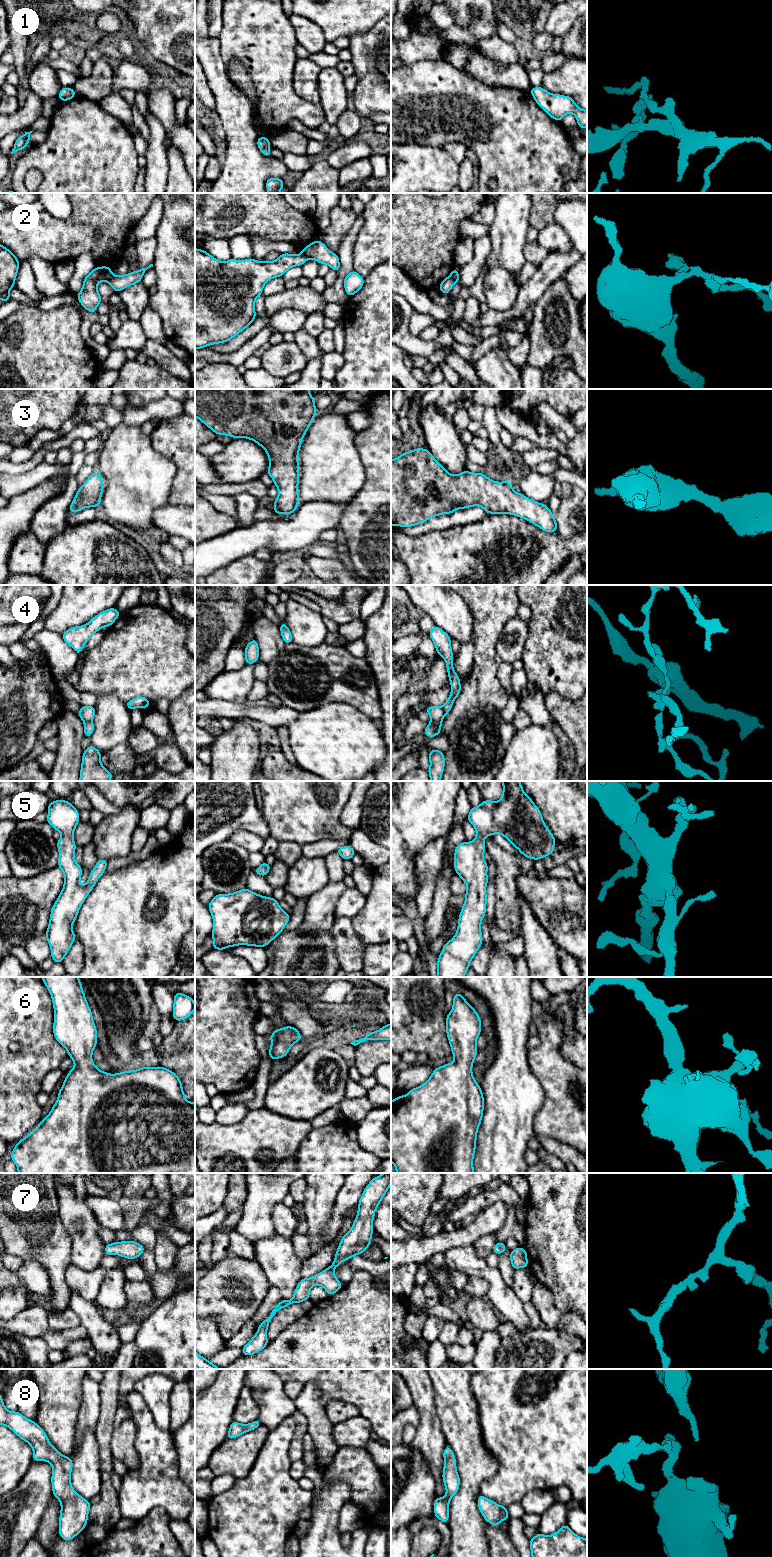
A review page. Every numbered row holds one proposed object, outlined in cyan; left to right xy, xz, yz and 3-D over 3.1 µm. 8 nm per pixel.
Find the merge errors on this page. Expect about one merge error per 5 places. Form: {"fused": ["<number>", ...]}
{"fused": ["2", "4"]}

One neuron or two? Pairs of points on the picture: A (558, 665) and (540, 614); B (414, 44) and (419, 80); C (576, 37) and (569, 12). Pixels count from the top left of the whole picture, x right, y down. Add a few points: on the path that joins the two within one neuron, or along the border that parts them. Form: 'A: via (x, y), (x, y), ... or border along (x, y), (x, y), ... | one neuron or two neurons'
A: via (558, 652), (558, 636), (549, 627) | one neuron
B: border along (440, 61), (420, 60), (404, 66) | two neurons
C: border along (576, 18), (571, 28), (562, 37) | two neurons

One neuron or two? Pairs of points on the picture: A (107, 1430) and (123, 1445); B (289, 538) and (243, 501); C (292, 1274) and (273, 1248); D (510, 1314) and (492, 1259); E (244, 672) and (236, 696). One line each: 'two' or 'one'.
A: two
B: two
C: one
D: two
E: one

